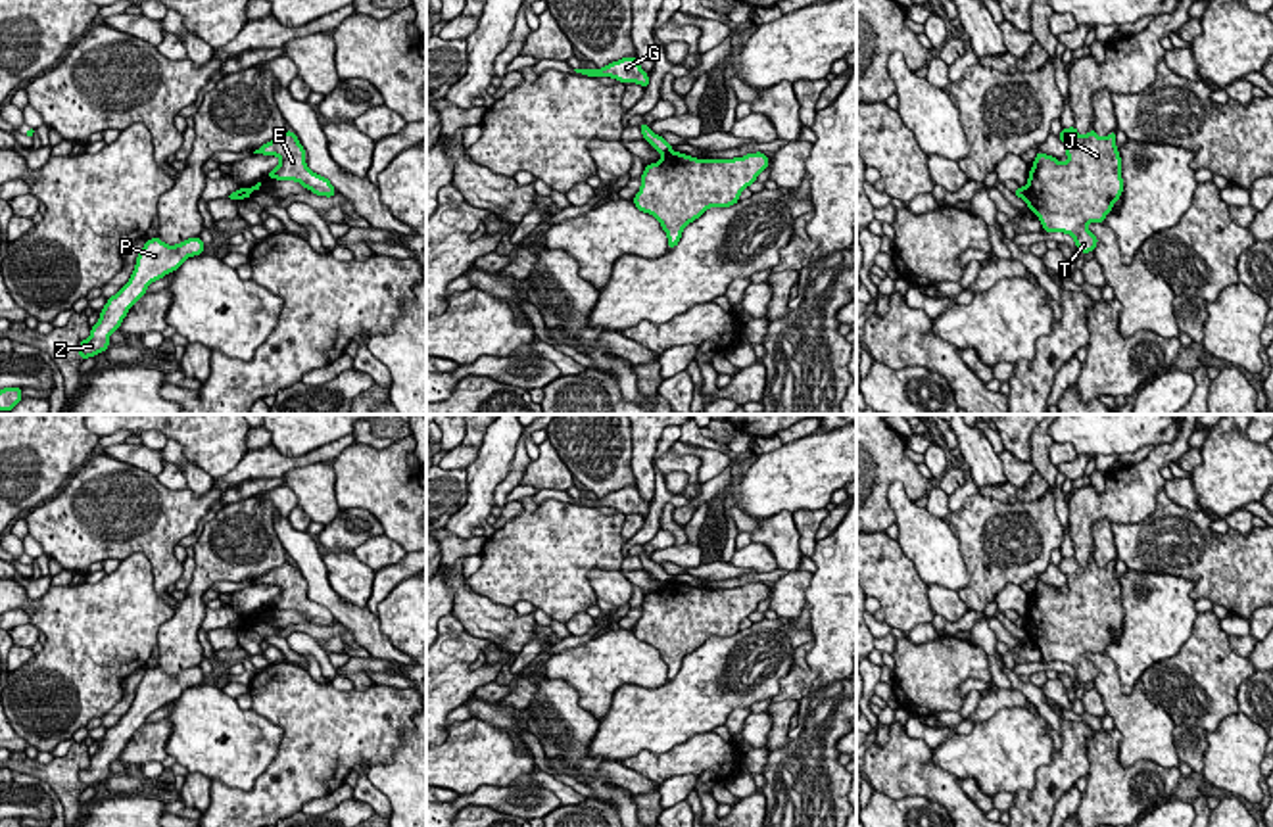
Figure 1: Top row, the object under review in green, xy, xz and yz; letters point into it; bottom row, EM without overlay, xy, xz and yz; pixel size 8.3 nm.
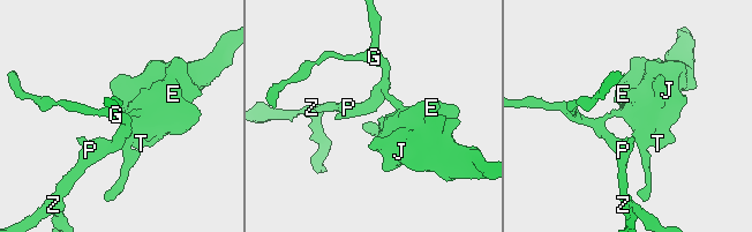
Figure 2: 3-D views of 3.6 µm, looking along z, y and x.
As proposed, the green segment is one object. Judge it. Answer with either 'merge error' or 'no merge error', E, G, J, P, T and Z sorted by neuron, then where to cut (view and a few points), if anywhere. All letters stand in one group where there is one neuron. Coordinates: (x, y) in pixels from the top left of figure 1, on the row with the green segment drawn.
merge error; groups E J T / G P Z; cut xz (671, 150), (663, 156)

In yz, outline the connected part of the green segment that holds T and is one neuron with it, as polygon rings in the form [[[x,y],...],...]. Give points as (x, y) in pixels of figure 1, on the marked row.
[[[1069,127],[1058,136],[1069,161],[1060,163],[1054,155],[1037,152],[1023,200],[1045,232],[1066,232],[1081,253],[1089,253],[1098,238],[1087,224],[1104,223],[1125,186],[1116,130],[1100,138],[1094,129],[1081,136]]]

